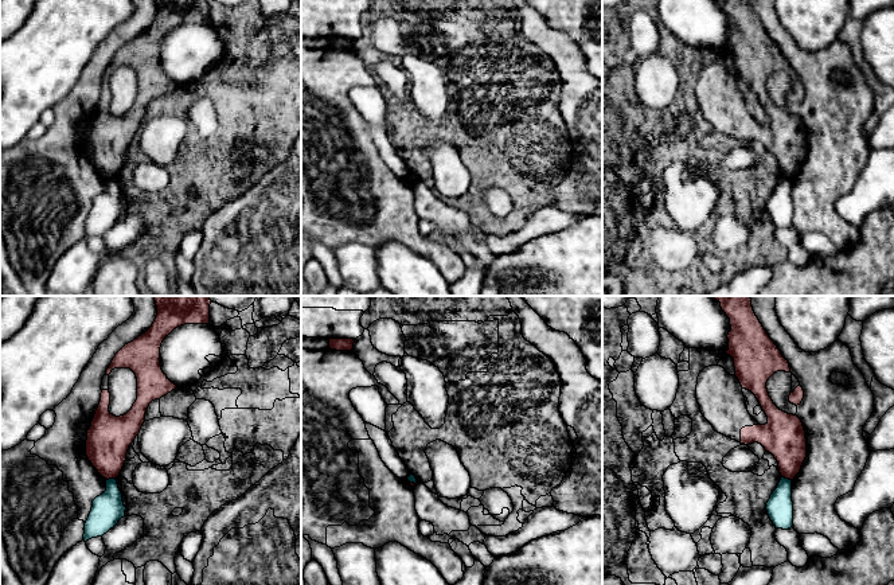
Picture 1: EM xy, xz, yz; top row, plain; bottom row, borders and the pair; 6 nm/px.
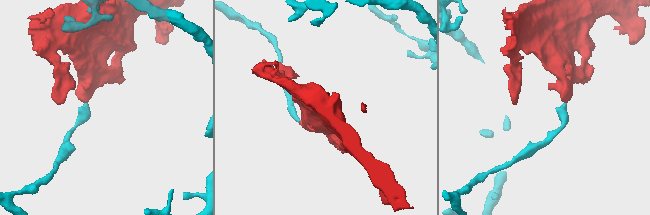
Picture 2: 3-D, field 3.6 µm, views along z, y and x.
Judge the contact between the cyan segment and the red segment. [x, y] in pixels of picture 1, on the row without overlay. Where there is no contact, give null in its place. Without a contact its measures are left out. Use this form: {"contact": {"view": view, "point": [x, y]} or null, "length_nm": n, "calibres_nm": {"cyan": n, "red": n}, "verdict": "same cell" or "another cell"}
{"contact": {"view": "xy", "point": [110, 178]}, "length_nm": 60, "calibres_nm": {"cyan": 190, "red": 260}, "verdict": "another cell"}

